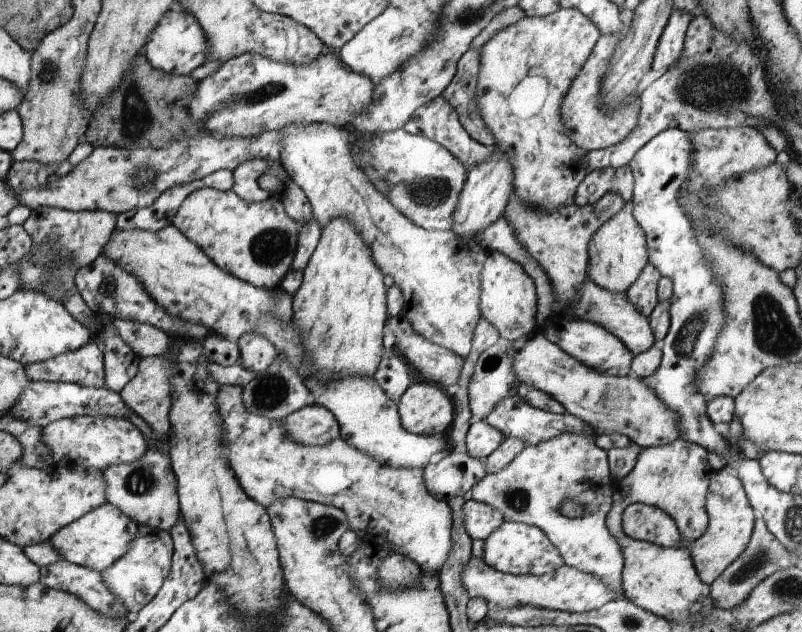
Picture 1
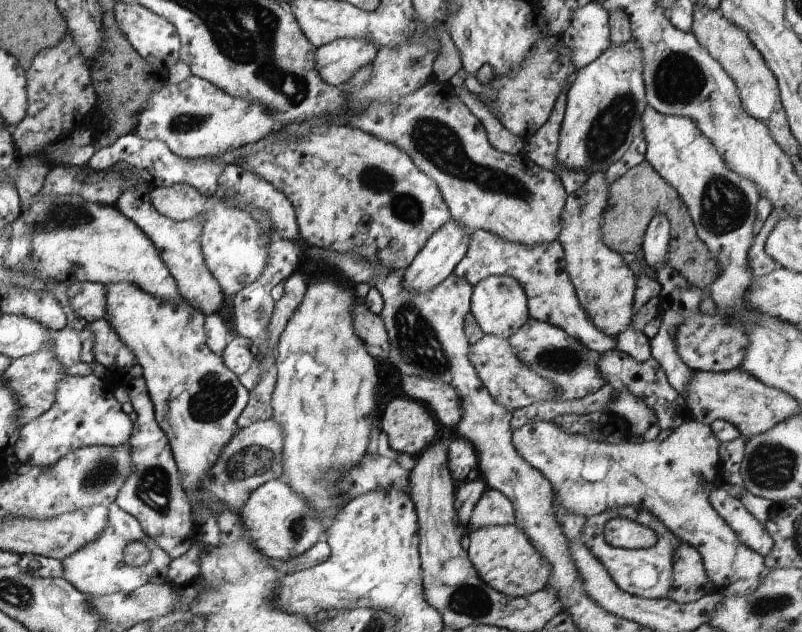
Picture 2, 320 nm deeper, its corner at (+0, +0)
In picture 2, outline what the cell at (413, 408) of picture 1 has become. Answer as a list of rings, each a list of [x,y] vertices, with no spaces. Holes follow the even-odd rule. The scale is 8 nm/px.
[[[408,396],[390,400],[379,418],[379,427],[396,452],[420,453],[434,442],[436,418],[426,406]]]

